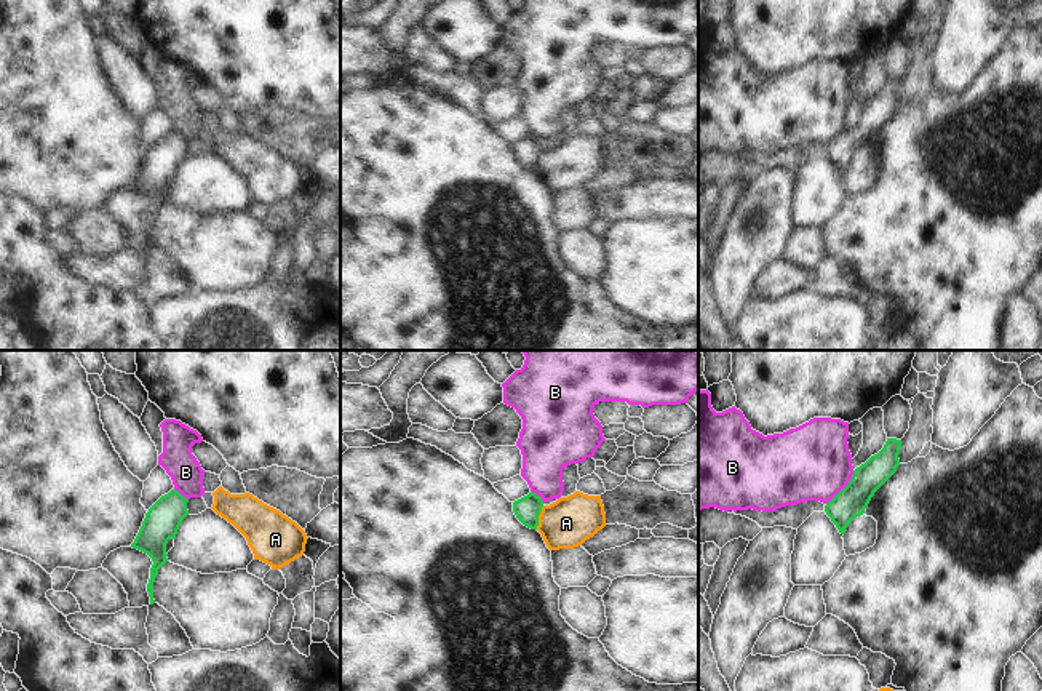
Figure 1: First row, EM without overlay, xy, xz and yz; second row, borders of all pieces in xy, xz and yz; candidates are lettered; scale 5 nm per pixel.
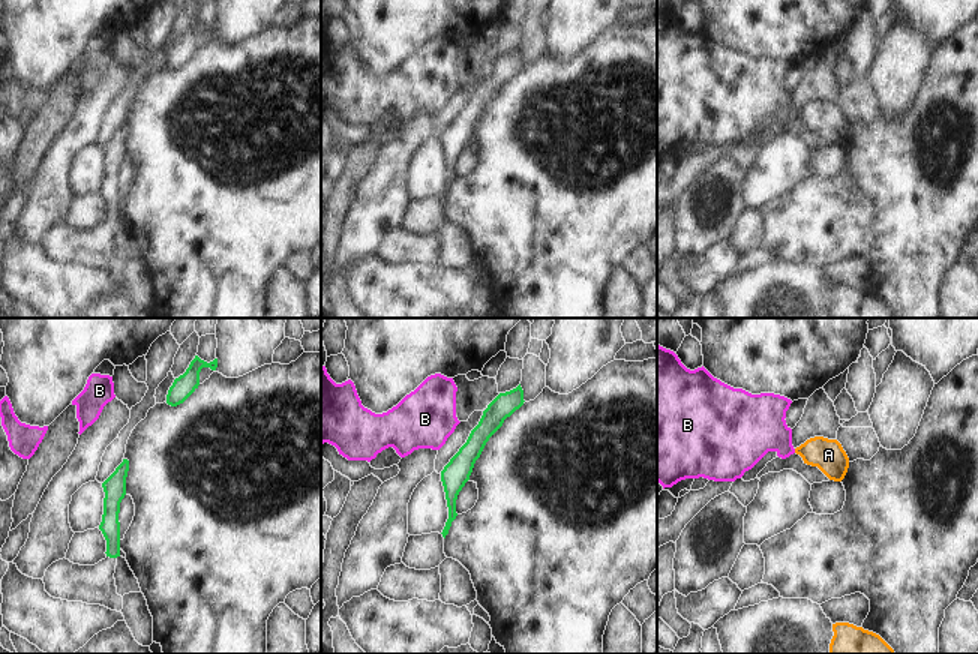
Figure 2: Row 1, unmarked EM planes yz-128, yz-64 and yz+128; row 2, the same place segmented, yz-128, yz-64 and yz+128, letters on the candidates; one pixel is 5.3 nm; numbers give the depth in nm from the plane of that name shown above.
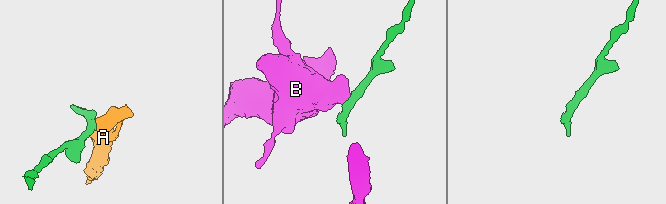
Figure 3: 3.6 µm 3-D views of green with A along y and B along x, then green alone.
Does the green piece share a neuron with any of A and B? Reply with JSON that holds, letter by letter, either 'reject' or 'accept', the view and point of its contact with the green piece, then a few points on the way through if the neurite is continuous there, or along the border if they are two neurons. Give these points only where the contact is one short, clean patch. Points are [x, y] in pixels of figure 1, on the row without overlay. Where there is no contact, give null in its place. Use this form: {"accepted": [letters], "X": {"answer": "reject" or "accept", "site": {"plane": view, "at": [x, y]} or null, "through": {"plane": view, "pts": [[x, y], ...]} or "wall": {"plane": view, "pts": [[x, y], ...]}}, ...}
{"accepted": [], "A": {"answer": "reject", "site": {"plane": "xz", "at": [537, 159]}, "wall": {"plane": "xz", "pts": [[544, 147], [536, 170]]}}, "B": {"answer": "reject", "site": {"plane": "yz", "at": [844, 130]}, "wall": {"plane": "yz", "pts": [[854, 112], [849, 123], [827, 146]]}}}

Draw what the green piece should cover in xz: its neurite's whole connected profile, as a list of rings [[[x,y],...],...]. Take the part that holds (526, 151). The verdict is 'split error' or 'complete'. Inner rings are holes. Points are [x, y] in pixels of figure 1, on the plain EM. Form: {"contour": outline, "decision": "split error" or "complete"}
{"contour": [[[531,133],[527,138],[513,144],[513,154],[524,168],[537,171],[543,146],[542,139]]], "decision": "complete"}

